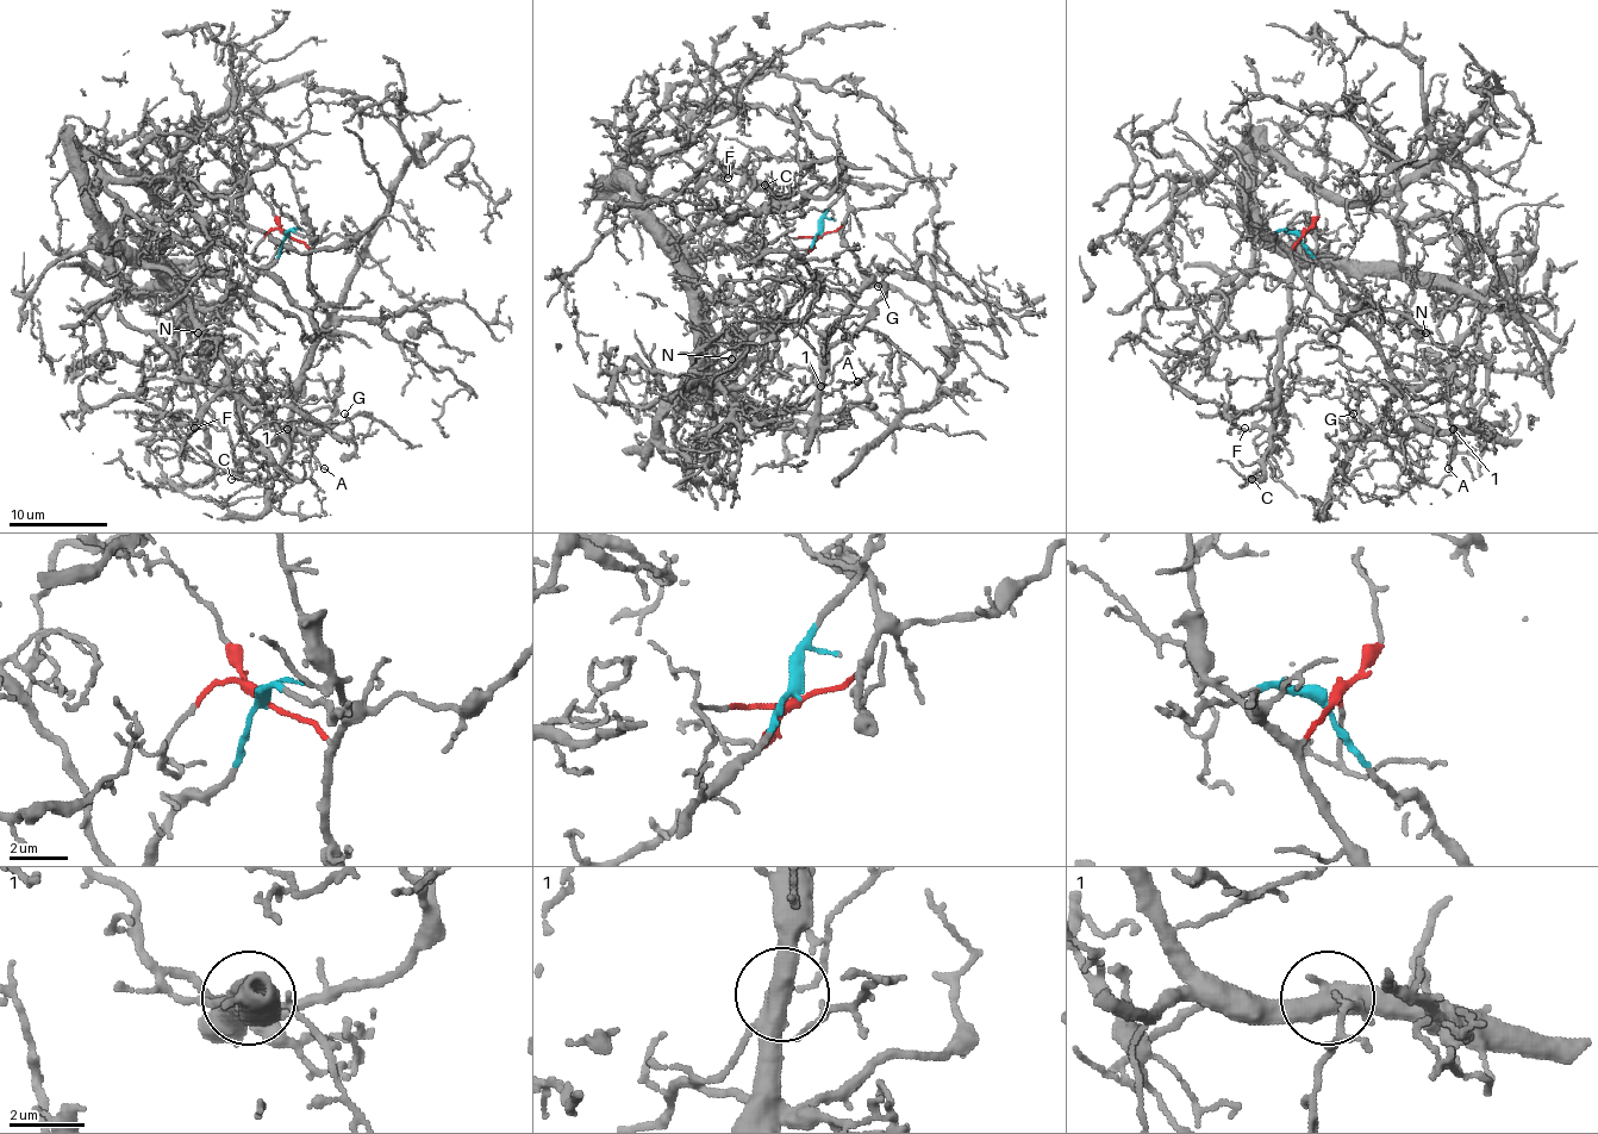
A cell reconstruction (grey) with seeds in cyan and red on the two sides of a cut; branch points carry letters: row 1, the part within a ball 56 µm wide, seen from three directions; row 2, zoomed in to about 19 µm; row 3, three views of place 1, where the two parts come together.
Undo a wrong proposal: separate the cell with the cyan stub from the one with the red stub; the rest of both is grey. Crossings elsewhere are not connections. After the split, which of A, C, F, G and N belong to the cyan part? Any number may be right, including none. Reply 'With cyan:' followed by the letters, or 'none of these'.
With cyan: C, F, N

